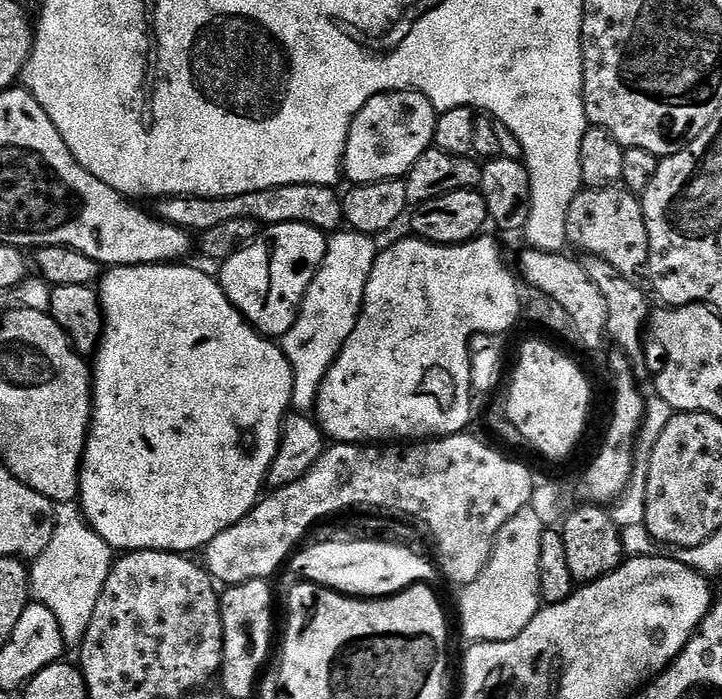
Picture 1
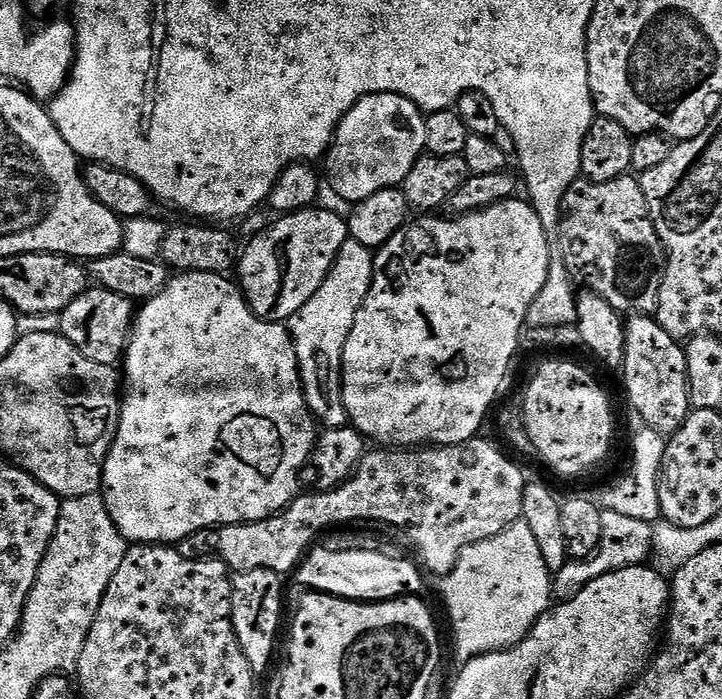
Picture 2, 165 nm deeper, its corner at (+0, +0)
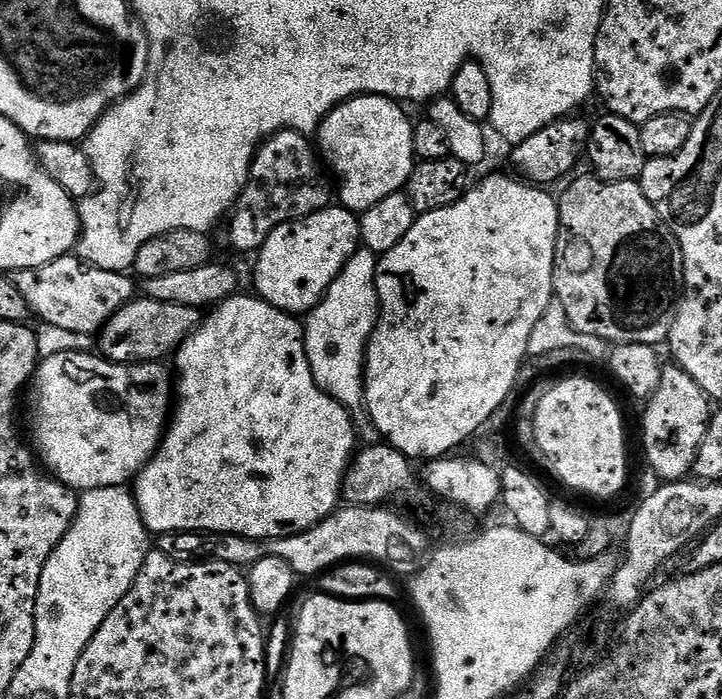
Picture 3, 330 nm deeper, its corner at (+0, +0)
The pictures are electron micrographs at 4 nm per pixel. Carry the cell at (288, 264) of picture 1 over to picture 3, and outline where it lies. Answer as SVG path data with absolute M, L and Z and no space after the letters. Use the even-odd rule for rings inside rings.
M329 206L301 220L278 226L261 246L256 260L255 295L283 312L307 314L320 304L329 286L360 244L357 213L343 206Z

